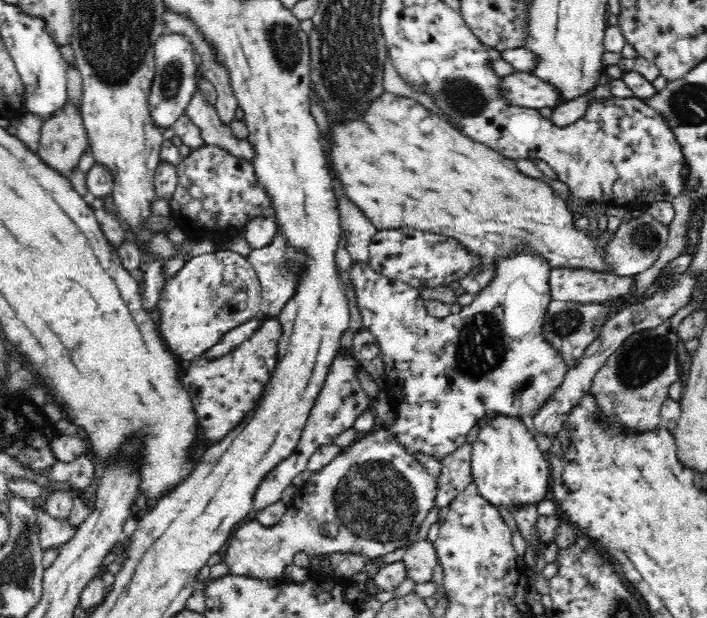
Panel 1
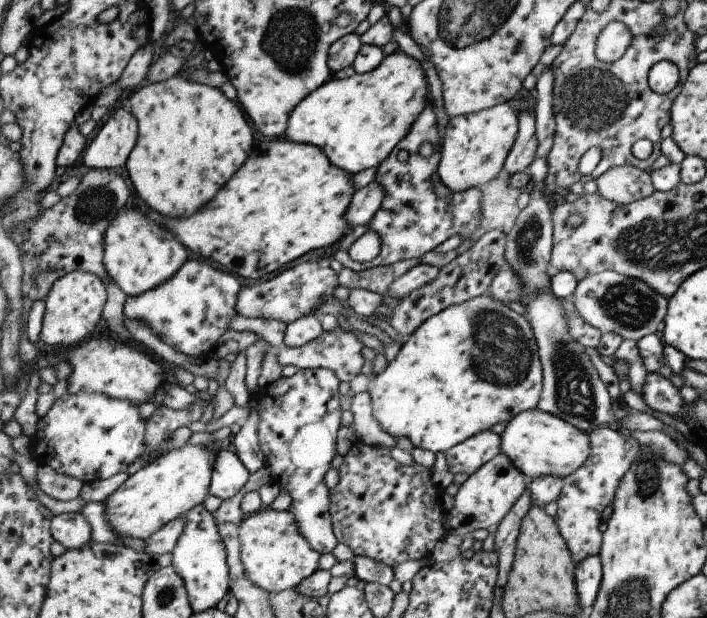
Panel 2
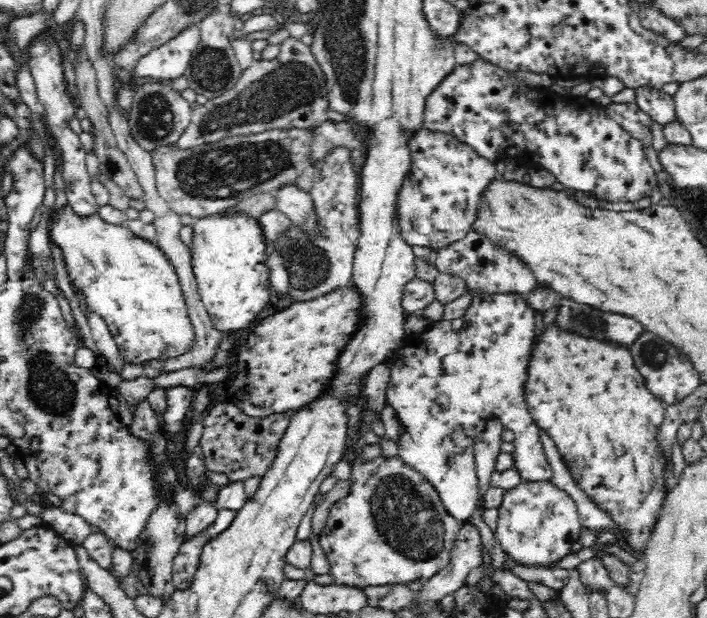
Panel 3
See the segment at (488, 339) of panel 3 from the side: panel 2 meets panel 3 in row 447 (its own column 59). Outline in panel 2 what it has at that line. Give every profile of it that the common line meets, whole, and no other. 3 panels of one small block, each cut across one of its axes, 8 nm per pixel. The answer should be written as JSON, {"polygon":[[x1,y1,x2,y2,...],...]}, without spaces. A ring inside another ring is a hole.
{"polygon":[[66,392,55,400,48,413,39,419,37,432,30,437,30,457,38,465,49,465,57,472,78,478,83,482,105,480,119,472,127,472,129,466,135,460,139,460,143,452,147,452,147,442,145,442,147,422,148,419,145,420,139,412,139,405,131,400,115,400,97,392,81,392,81,394],[69,512,55,515,52,520,54,540,65,549,85,548,93,541,93,530,90,522,82,512]]}

